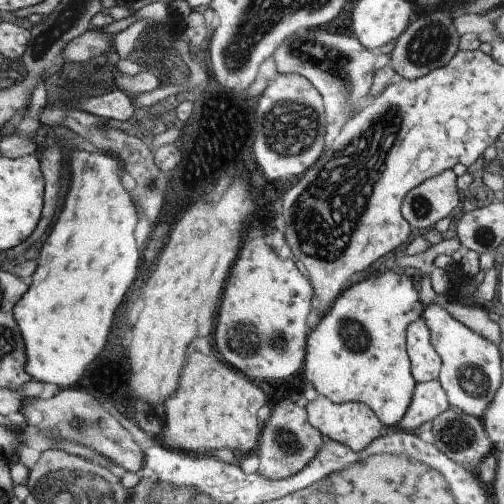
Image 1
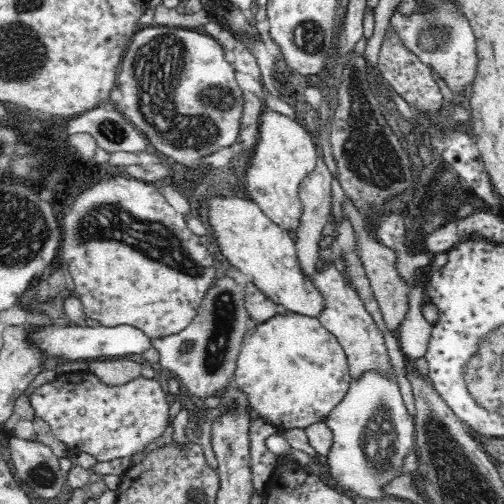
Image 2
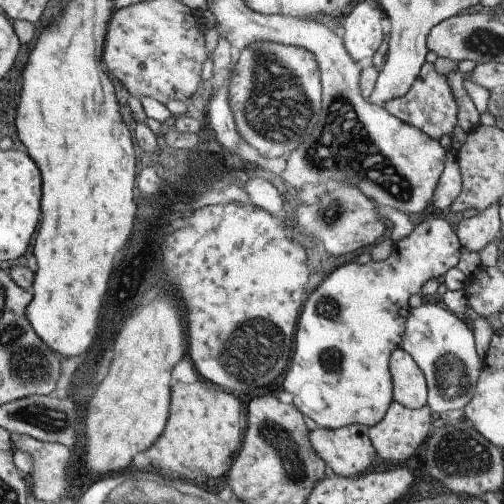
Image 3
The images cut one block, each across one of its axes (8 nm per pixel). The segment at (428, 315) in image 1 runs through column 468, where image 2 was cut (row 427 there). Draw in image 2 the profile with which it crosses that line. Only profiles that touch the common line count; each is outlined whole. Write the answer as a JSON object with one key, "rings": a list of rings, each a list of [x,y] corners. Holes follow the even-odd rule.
{"rings":[[[368,372],[362,378],[354,380],[350,384],[348,394],[342,398],[342,402],[330,412],[330,416],[324,420],[324,424],[332,430],[334,442],[328,452],[328,468],[332,478],[338,482],[338,488],[344,486],[344,494],[354,494],[362,498],[372,498],[372,500],[382,500],[388,498],[388,494],[382,490],[384,484],[392,482],[396,476],[402,474],[402,464],[404,458],[414,450],[416,446],[416,428],[414,428],[414,418],[408,414],[408,408],[402,400],[400,386],[396,378],[386,378],[378,372]]]}

